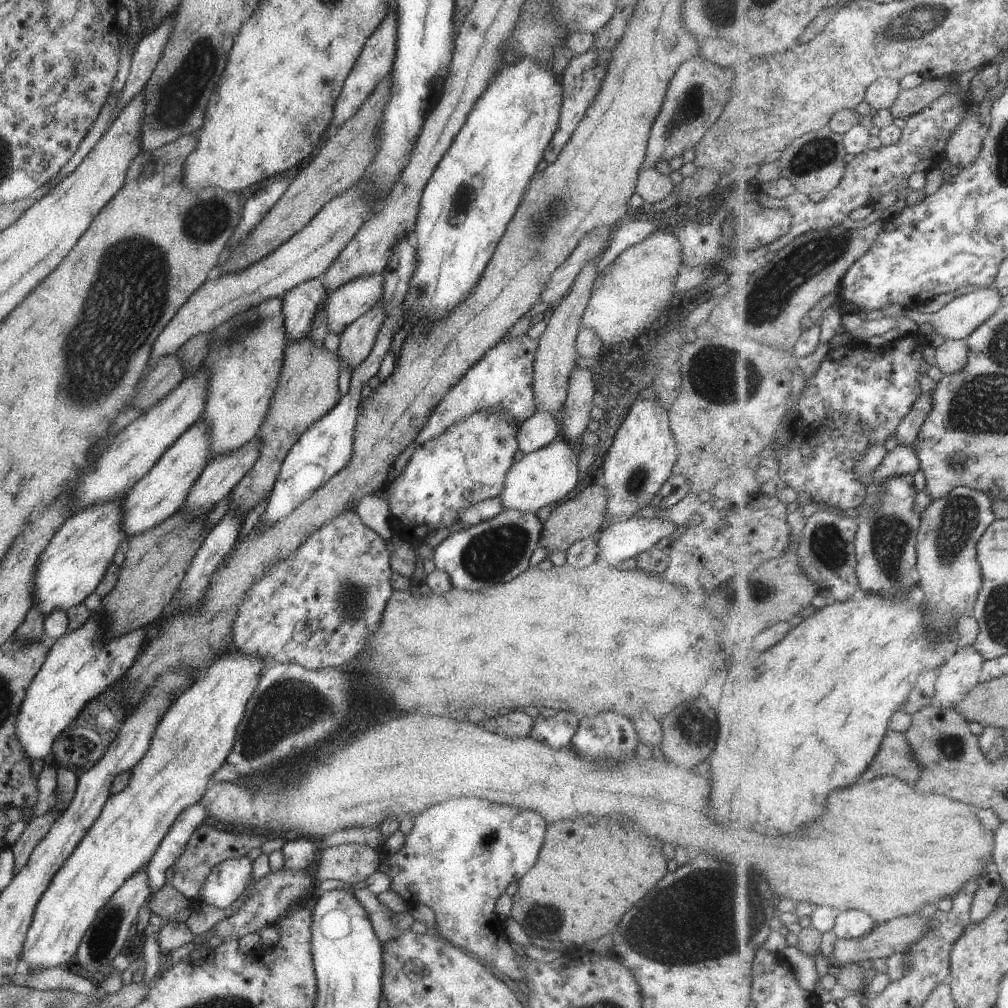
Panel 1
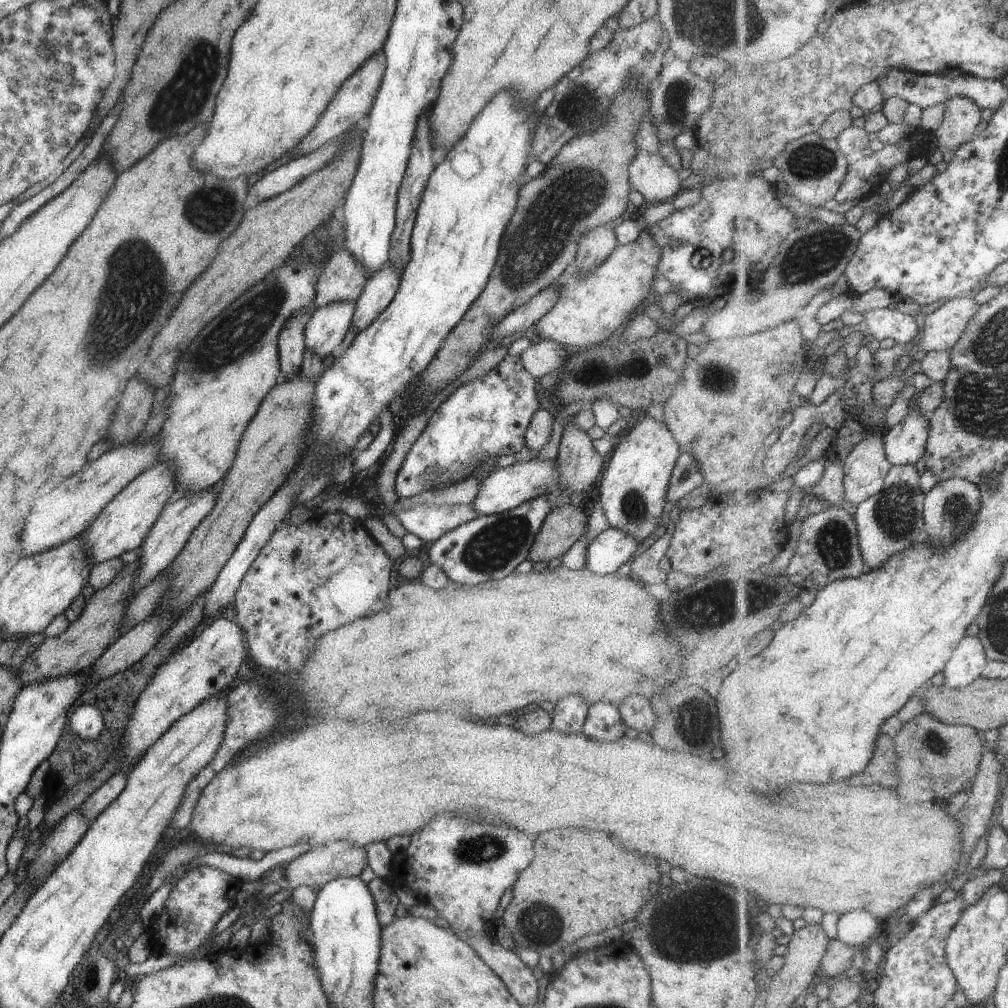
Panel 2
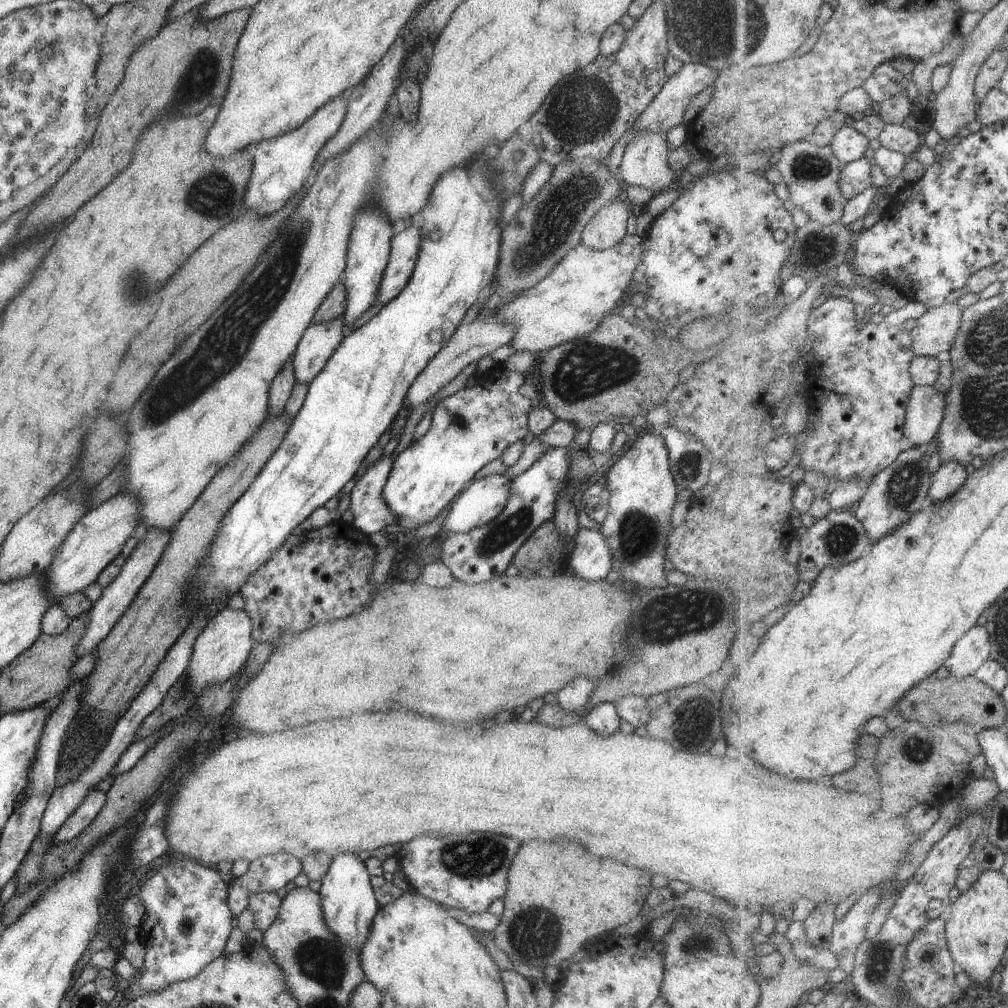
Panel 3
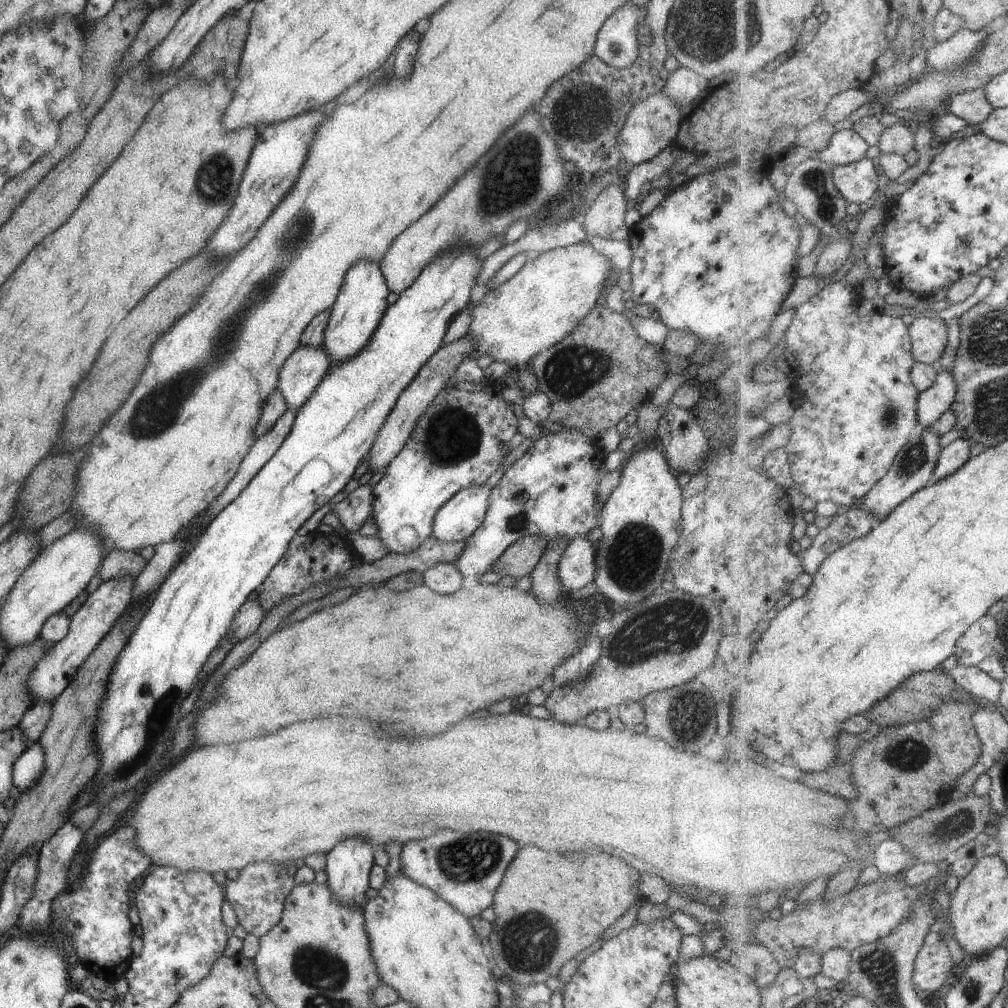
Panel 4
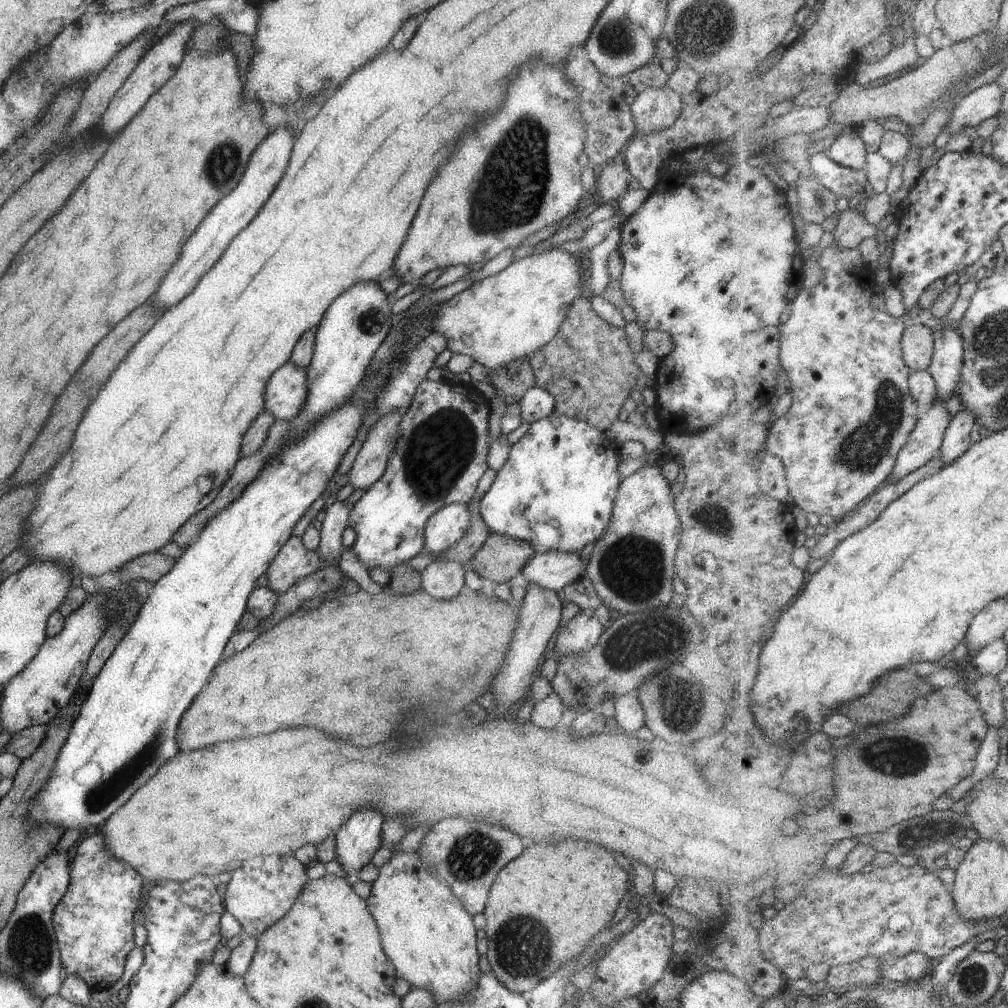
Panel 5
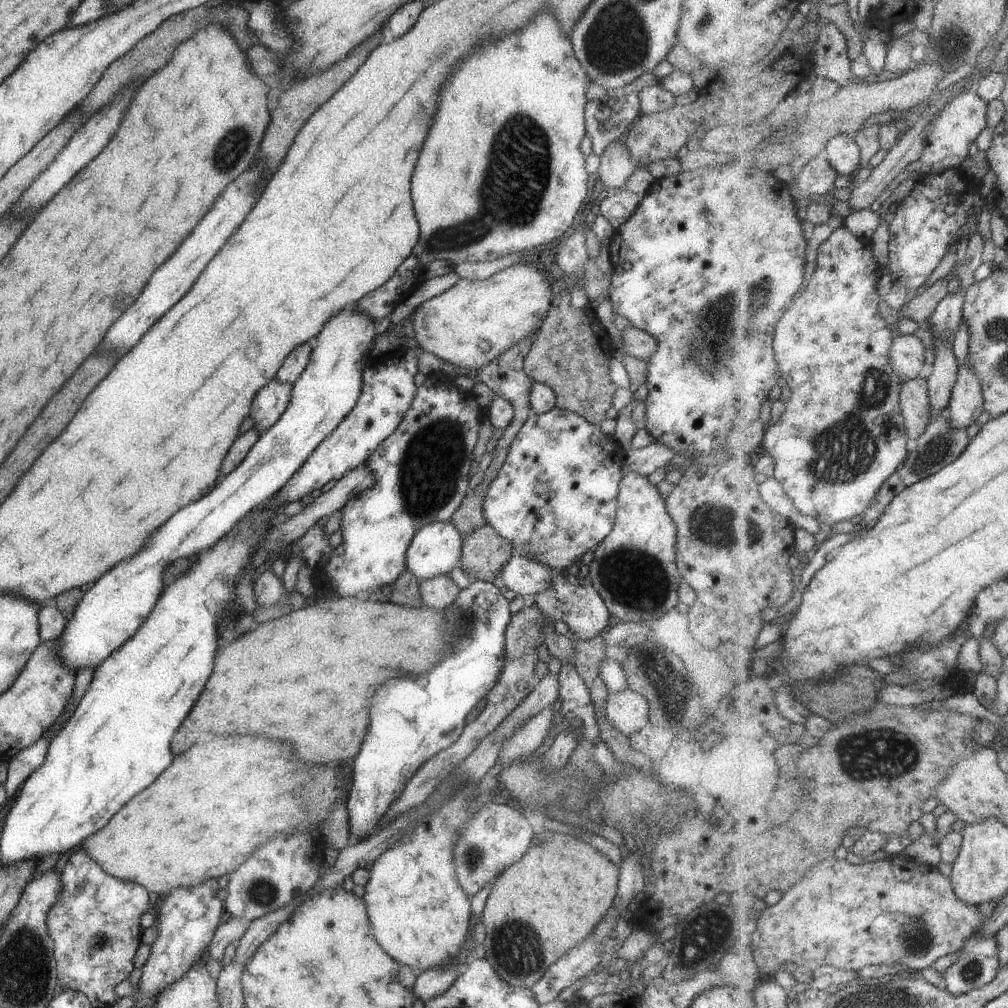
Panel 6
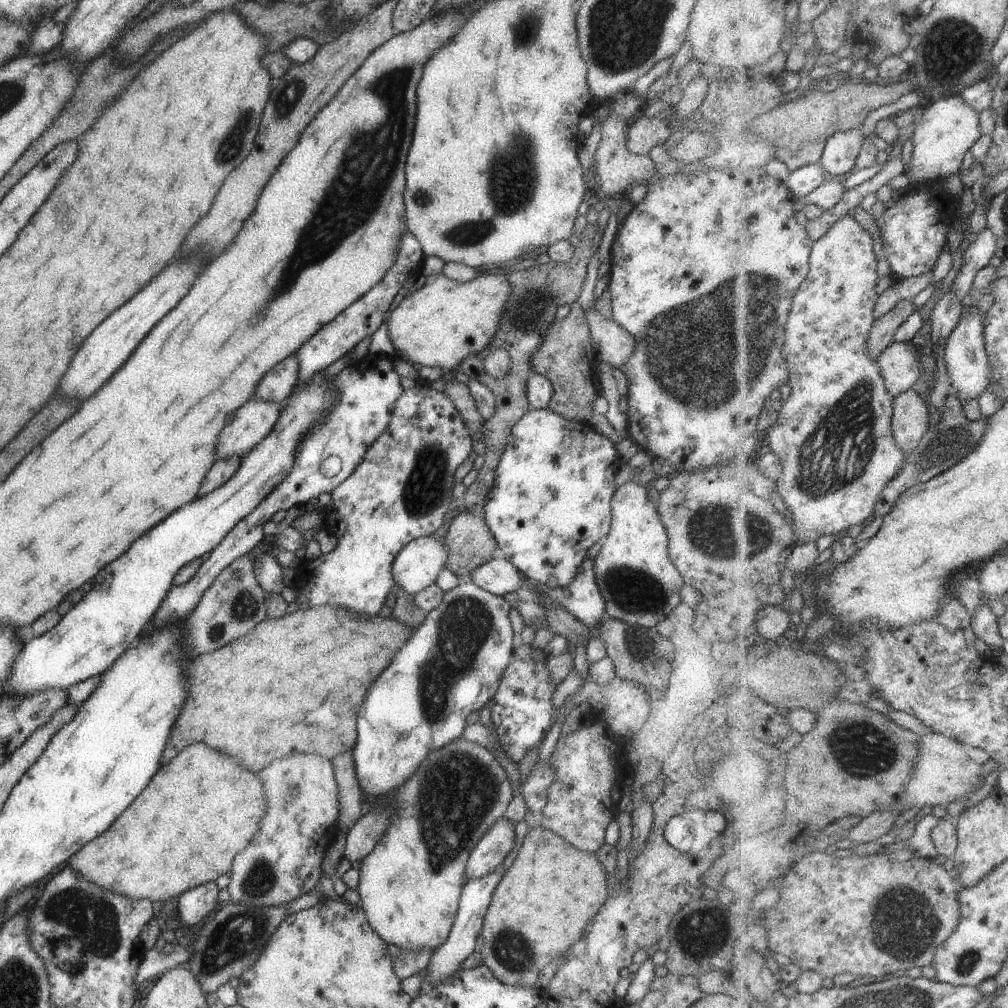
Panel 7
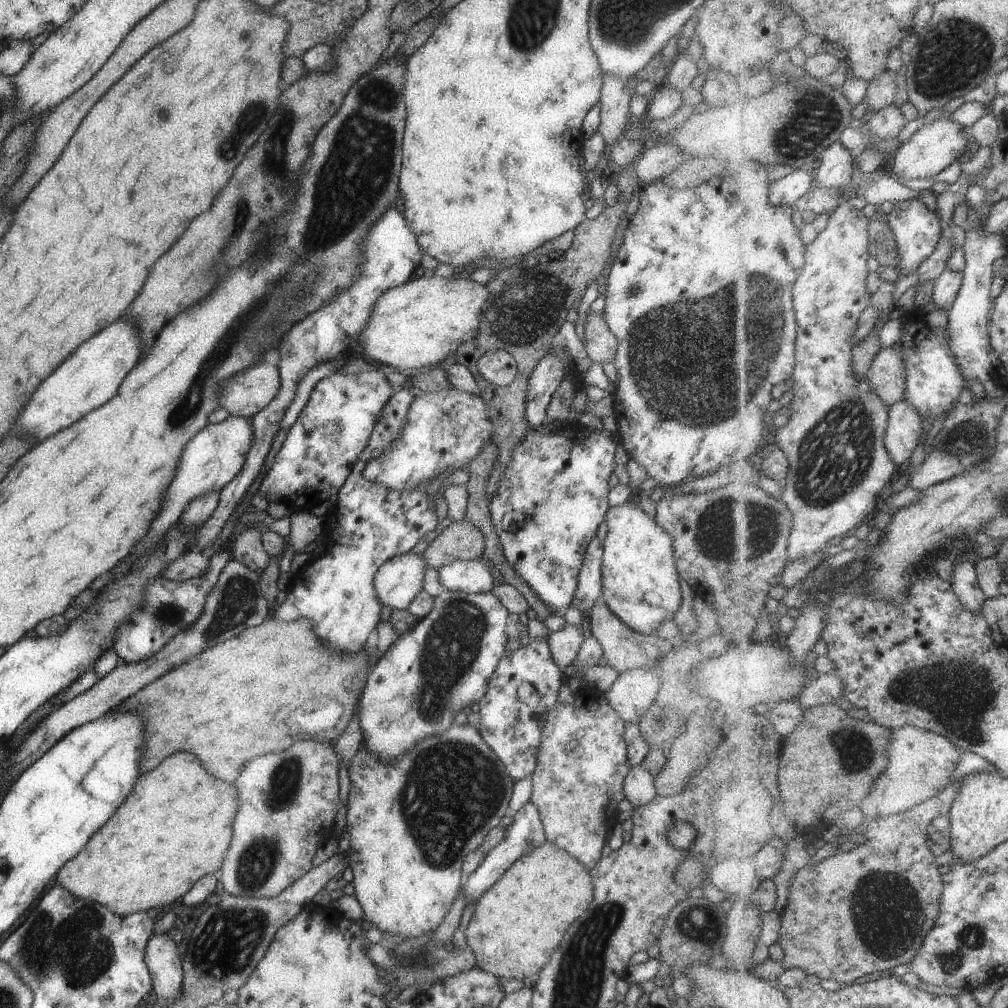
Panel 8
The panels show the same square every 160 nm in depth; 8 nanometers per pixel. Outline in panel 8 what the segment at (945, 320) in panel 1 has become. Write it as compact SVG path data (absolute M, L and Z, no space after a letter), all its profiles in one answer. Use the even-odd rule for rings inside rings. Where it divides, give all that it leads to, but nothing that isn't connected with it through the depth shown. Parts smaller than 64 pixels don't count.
M883 347L873 361L867 380L891 408L906 396L907 367L901 347Z

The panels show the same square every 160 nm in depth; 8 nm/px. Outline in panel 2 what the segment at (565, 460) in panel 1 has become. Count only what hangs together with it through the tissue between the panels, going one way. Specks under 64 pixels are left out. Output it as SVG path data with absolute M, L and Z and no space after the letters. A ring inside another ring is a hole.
M531 457L525 462L515 462L506 468L496 469L489 476L483 478L478 486L477 495L472 500L472 507L478 515L497 515L527 502L545 490L552 490L557 485L557 464L554 460L541 460Z

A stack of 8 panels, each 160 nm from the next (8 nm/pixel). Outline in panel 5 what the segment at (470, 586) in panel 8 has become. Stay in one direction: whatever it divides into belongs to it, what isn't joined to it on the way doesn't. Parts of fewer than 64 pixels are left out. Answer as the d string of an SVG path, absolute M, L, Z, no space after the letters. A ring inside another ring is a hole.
M576 552L535 553L520 569L527 583L558 591L583 575L585 565Z

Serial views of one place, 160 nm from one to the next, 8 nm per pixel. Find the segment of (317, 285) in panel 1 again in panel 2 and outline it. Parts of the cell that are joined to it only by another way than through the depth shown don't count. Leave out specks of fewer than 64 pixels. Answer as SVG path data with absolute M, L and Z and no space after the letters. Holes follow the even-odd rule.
M313 304L297 309L292 312L283 323L279 331L278 359L279 379L290 379L295 373L299 373L302 363L302 354L306 349L304 345L304 326L312 315Z

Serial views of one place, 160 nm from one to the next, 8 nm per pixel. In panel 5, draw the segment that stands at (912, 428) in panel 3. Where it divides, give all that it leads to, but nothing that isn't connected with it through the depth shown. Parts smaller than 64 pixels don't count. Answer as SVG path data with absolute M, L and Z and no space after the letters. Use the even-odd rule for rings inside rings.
M935 328L936 347L934 360L929 367L937 385L937 401L946 401L955 396L960 386L962 366L964 365L964 342L958 328L947 328L943 331Z

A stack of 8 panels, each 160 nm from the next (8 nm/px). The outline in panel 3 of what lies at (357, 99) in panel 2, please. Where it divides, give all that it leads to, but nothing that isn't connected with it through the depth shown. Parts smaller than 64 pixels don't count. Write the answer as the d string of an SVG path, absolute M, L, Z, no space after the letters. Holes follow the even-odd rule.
M333 98L325 102L311 116L303 120L297 128L273 136L270 140L259 140L251 150L251 171L245 191L243 194L242 213L247 210L259 212L265 216L267 212L273 212L275 208L281 208L303 184L303 180L308 178L309 170L315 164L317 152L323 148L323 144L335 134L346 114L347 100L343 98Z

